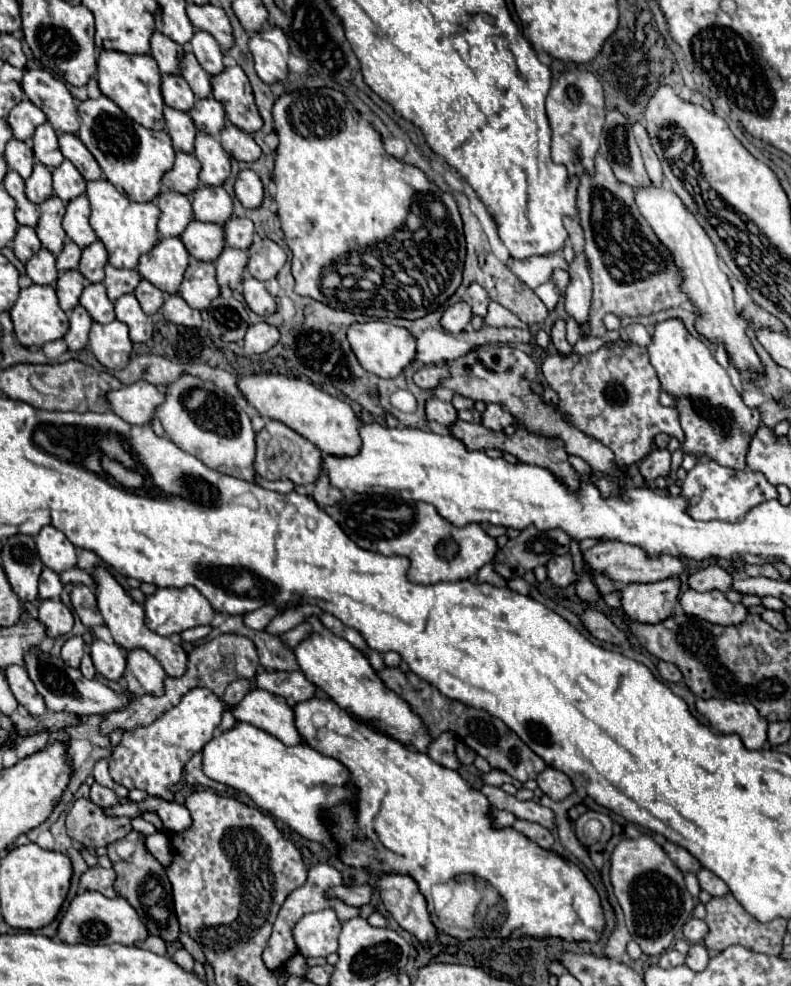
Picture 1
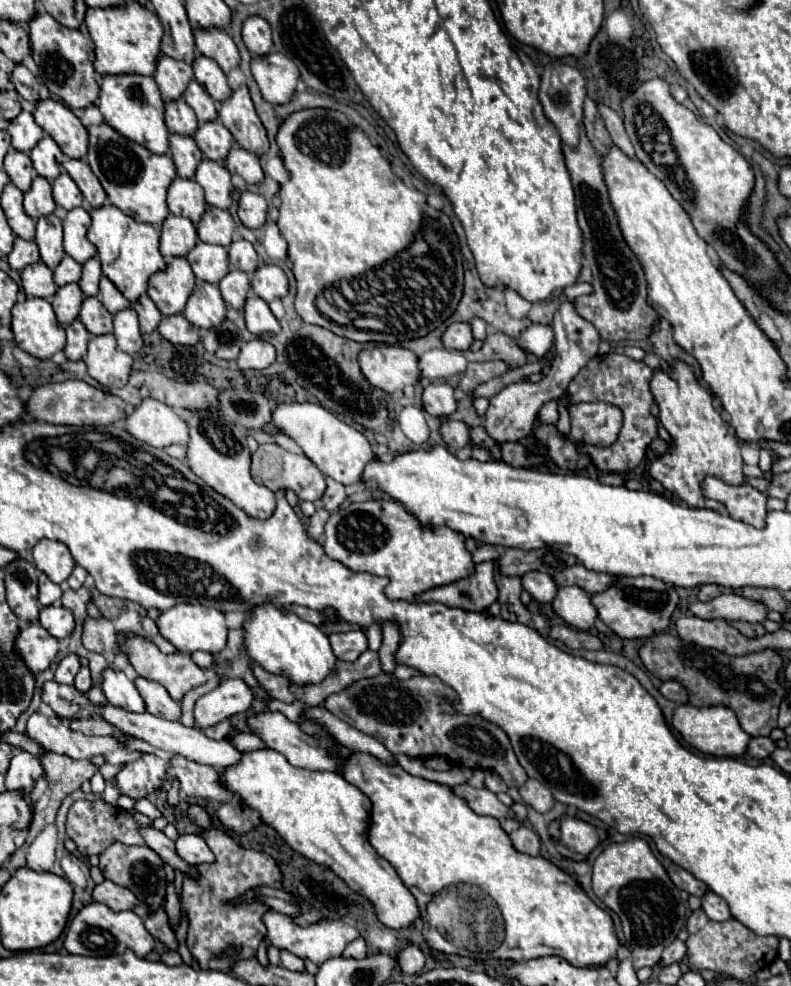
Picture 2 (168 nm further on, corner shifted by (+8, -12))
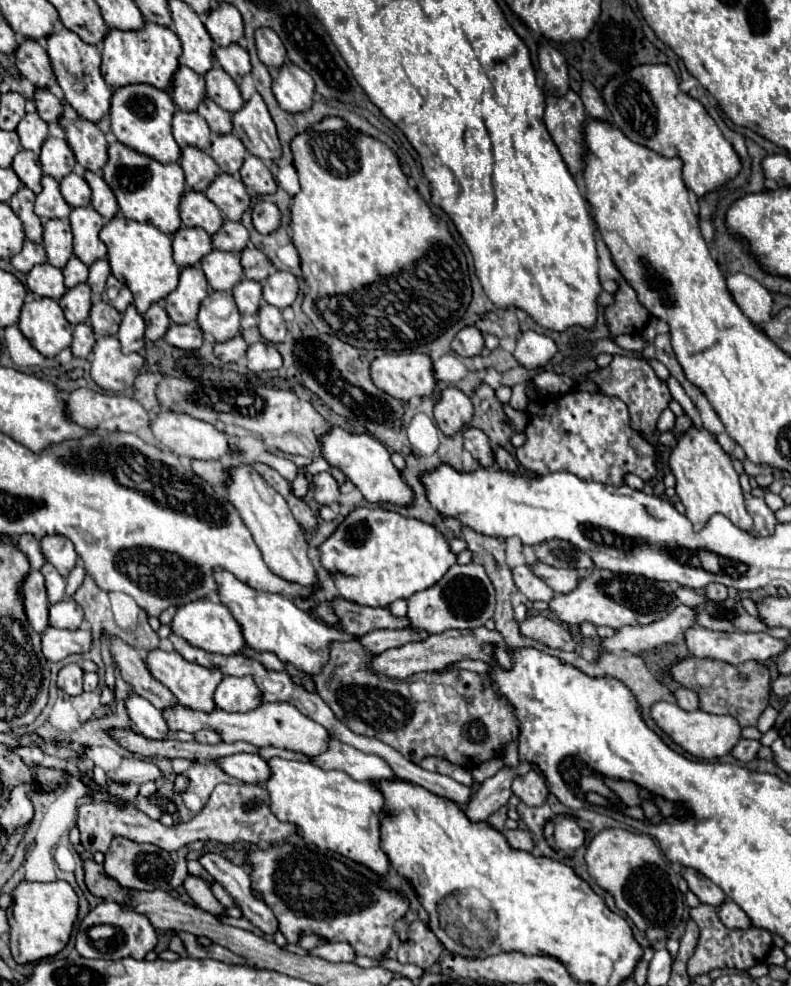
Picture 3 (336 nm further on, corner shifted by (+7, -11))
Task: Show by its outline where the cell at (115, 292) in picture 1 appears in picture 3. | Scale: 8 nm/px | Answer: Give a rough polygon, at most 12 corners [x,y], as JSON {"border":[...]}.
{"border":[[114,276],[106,282],[102,300],[122,314],[132,304],[132,292]]}

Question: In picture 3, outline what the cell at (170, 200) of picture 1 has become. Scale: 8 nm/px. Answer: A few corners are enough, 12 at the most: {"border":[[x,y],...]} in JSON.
{"border":[[178,228],[172,234],[178,268],[196,266],[212,250],[200,228]]}

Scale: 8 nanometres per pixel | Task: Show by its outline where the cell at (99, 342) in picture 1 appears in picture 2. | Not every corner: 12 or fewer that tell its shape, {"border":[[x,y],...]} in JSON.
{"border":[[113,335],[89,339],[83,357],[103,387],[125,387],[133,357]]}

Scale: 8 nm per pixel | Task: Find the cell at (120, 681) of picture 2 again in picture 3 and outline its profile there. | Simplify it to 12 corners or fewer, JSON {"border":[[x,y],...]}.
{"border":[[128,694],[134,728],[148,738],[166,738],[162,712],[146,698]]}

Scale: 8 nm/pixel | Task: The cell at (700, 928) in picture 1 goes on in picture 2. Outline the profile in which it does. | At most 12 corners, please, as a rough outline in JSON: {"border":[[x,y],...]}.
{"border":[[675,939],[657,965],[667,967],[685,957],[685,943]]}

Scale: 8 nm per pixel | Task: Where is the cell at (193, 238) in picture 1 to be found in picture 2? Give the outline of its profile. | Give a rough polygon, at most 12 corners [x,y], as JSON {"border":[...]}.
{"border":[[199,241],[187,255],[195,277],[219,283],[229,273],[221,245]]}

